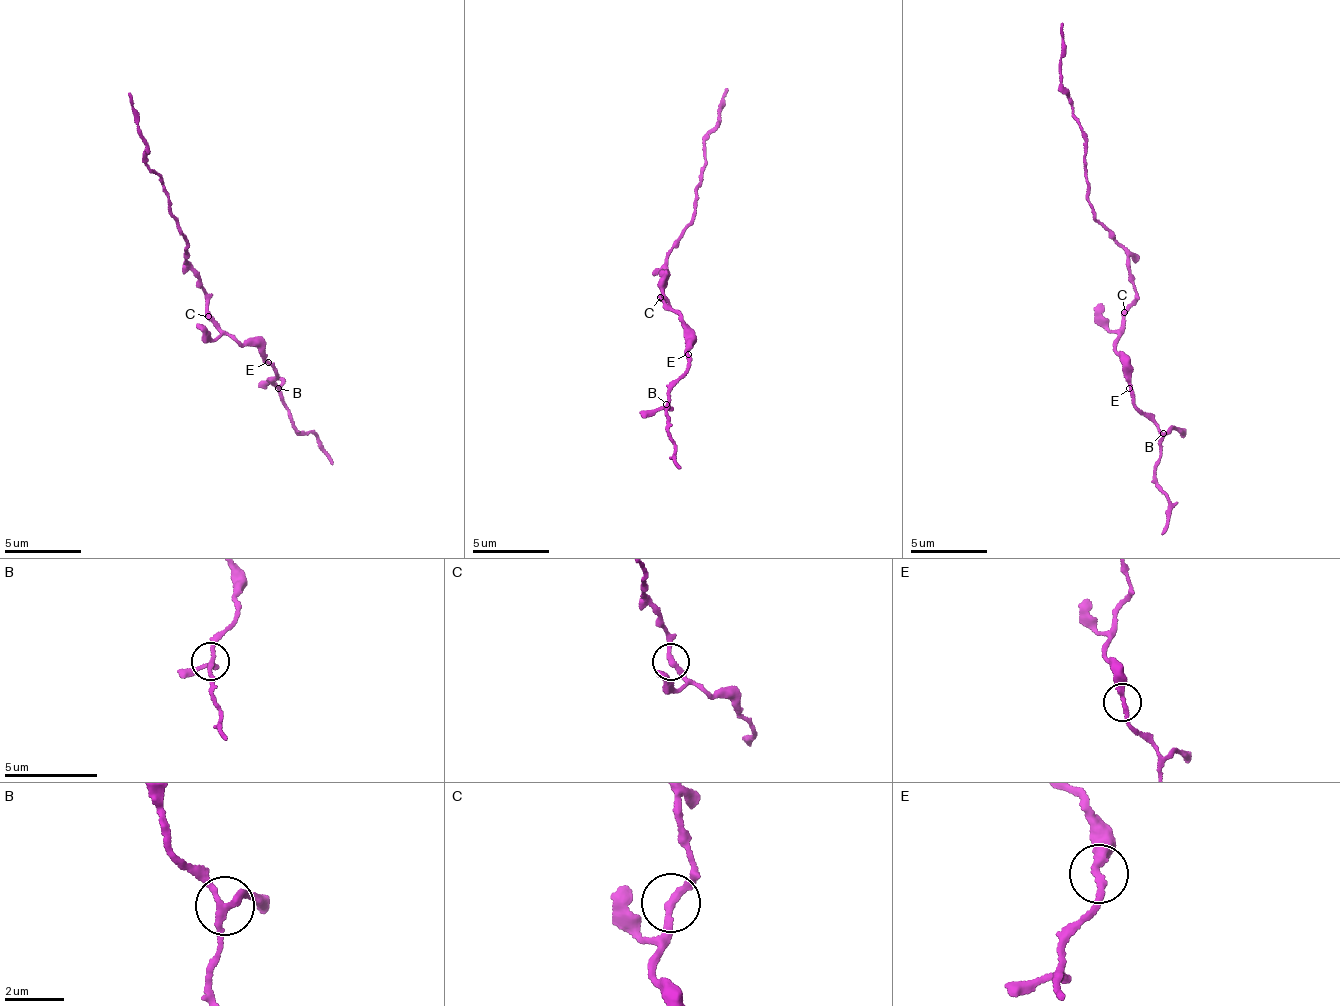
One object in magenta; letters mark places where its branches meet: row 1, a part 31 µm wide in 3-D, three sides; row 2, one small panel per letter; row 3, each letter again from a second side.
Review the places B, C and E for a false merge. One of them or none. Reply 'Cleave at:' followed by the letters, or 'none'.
Cleave at: none

